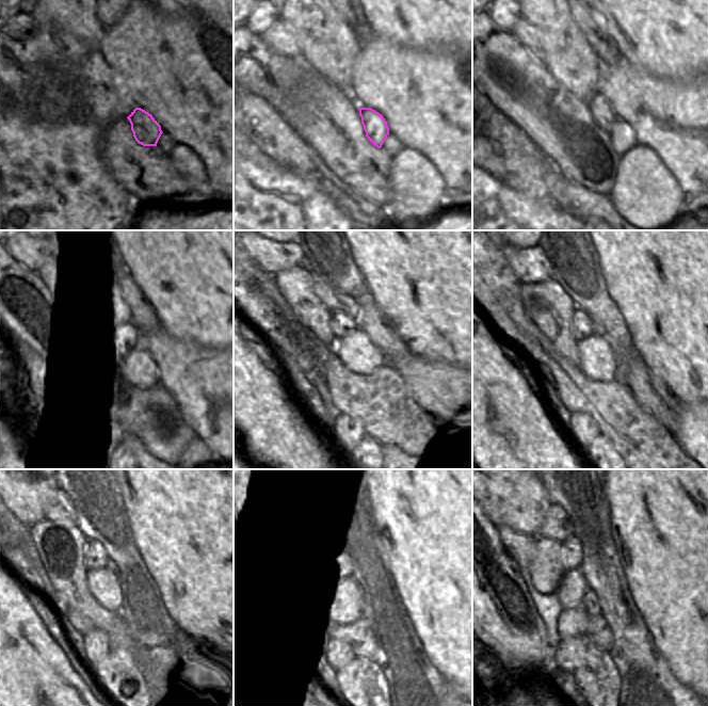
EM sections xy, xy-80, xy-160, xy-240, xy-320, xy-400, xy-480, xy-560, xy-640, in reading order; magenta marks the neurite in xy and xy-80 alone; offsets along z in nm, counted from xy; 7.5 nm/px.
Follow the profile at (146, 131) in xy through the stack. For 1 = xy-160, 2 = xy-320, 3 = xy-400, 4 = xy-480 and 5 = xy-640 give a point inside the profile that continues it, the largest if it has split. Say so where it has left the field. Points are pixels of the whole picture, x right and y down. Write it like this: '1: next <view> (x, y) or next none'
1: next xy-160 (599, 106)
2: next xy-320 (342, 324)
3: next xy-400 (581, 321)
4: next xy-480 (95, 556)
5: next xy-640 (572, 549)

